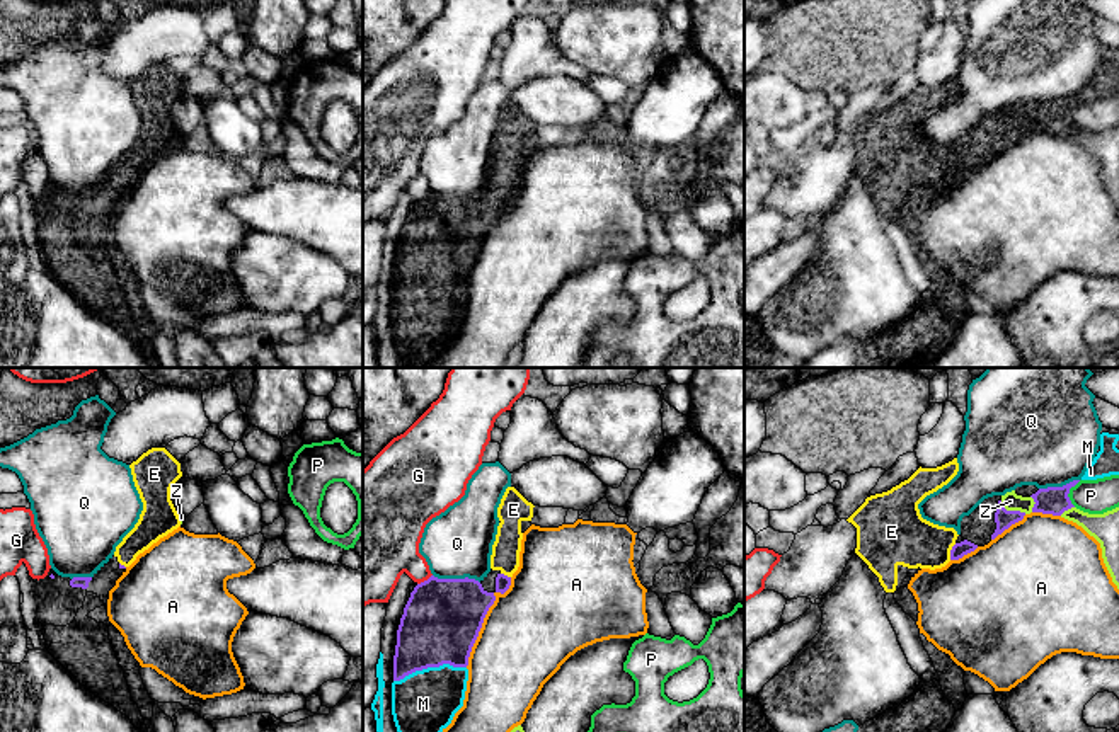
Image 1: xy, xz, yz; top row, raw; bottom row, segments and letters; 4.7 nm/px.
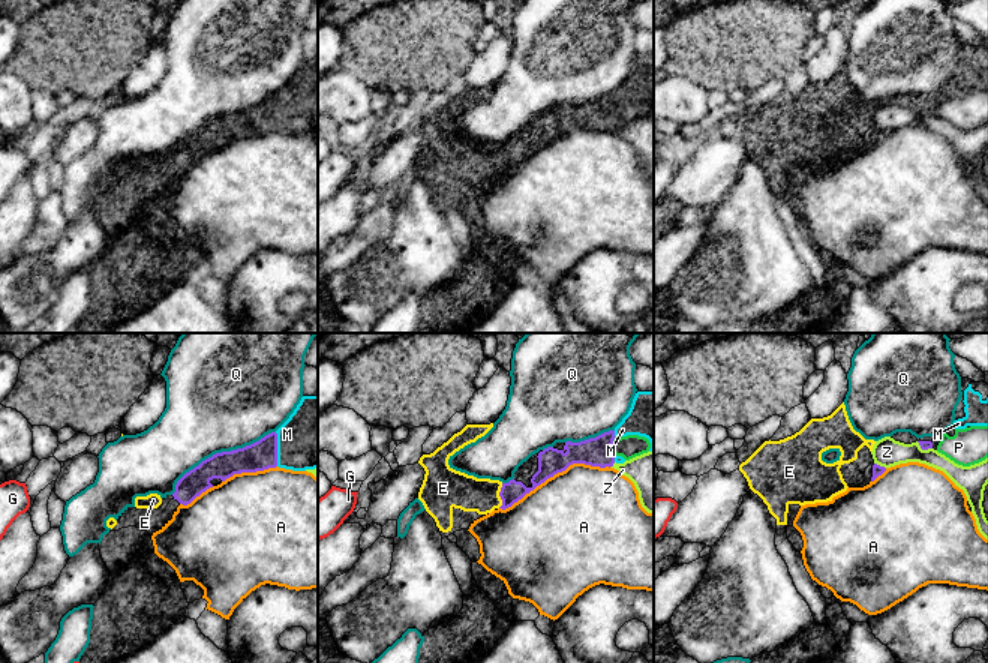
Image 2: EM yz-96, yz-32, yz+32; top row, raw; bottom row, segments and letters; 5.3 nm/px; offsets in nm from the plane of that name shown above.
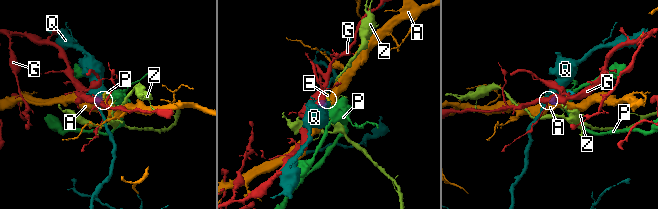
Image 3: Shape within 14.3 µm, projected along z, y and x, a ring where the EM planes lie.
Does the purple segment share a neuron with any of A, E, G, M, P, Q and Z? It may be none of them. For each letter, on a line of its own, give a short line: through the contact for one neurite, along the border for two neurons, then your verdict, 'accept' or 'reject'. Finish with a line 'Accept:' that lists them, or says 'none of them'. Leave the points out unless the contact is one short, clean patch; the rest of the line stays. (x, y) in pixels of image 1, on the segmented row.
A: reject
E: line yz (959, 550), (951, 552), (901, 537); accept
G: reject
M: accept
P: line yz (1080, 480), (1068, 494), (1073, 506); reject
Q: reject
Z: line yz (1000, 501), (1007, 509), (1026, 513); reject
Accept: E, M

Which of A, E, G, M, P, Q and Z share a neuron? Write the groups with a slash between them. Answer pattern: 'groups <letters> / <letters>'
groups A / E M / G / P / Q / Z

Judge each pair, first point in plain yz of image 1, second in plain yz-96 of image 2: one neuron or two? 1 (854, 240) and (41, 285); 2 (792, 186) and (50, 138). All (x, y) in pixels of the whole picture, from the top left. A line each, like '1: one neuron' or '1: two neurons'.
1: one neuron
2: two neurons

